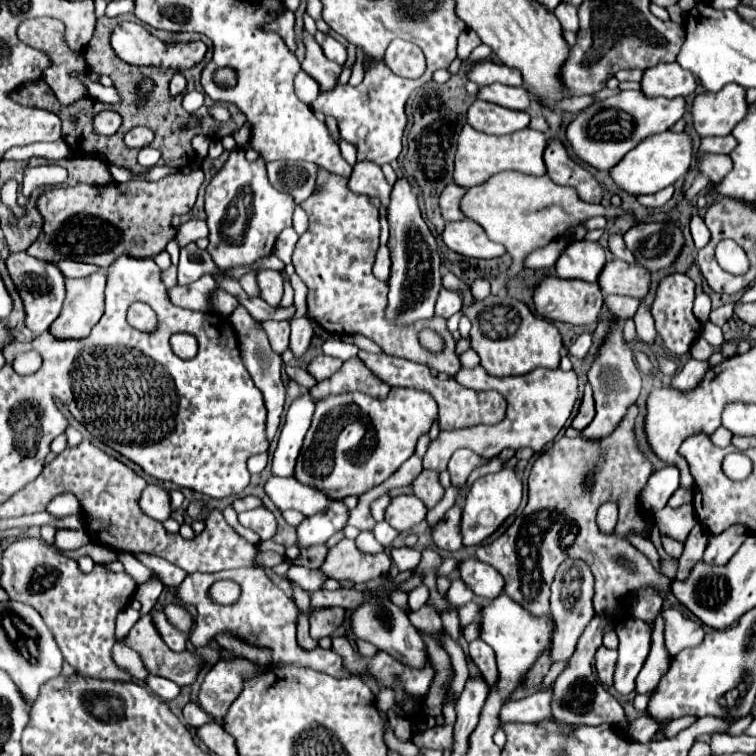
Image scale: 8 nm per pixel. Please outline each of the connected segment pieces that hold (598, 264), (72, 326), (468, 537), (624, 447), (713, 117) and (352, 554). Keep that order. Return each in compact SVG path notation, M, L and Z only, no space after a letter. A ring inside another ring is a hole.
M574 240L562 250L554 270L560 278L578 278L586 282L596 282L604 262L606 262L604 250L598 242Z
M104 270L86 278L66 280L66 298L62 312L50 326L54 338L80 340L90 334L90 330L104 314L104 286Z
M502 468L496 474L488 474L478 478L464 500L464 508L462 508L462 536L464 536L464 546L480 546L486 538L490 538L502 524L506 518L510 518L520 502L522 502L522 482L516 476L516 472L512 468Z
M632 404L620 426L616 426L616 432L606 440L592 442L582 434L556 440L532 466L524 514L516 518L498 540L482 546L486 558L480 560L488 562L504 576L504 594L512 596L512 600L522 604L528 612L546 614L550 610L550 584L558 566L568 556L582 558L590 564L596 578L594 610L598 614L606 612L622 618L622 598L644 584L660 586L662 596L666 598L668 582L662 582L650 560L628 540L632 532L650 538L650 524L640 504L640 494L652 476L654 466L644 456L634 436L636 418L638 406ZM610 500L618 500L618 524L612 534L602 534L596 524L596 512ZM624 562L630 562L632 566L624 566Z
M736 84L724 86L720 92L700 92L692 102L694 130L704 136L726 136L746 116L746 90Z
M344 538L336 546L330 548L326 562L322 564L322 572L334 580L350 580L354 584L364 584L376 580L382 572L390 568L390 556L386 552L380 554L364 554L356 548L354 540Z

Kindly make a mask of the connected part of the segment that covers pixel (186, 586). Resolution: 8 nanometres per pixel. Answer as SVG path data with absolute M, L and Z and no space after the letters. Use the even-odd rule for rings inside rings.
M260 568L220 570L216 574L201 572L188 574L184 582L178 586L178 598L182 604L196 608L196 634L192 642L196 648L204 648L210 642L214 642L220 630L232 630L232 634L242 634L248 640L256 640L262 648L272 650L274 664L308 666L308 668L332 674L336 678L348 676L348 672L342 670L340 656L336 656L332 650L314 648L312 652L304 652L302 648L298 648L296 644L296 618L300 614L298 606L278 586L274 586L272 580ZM219 580L234 580L242 586L240 600L234 606L218 606L210 602L208 590L214 582Z

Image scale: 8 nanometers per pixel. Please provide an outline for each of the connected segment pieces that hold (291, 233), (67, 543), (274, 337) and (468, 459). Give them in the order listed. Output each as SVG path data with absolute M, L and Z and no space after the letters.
M293 227L285 228L278 236L275 246L274 254L284 262L285 265L292 262L292 254L299 236Z
M58 530L56 532L56 546L60 550L78 550L88 544L88 534L84 530Z
M264 322L264 326L266 326L266 334L272 350L282 354L288 348L288 336L290 336L288 322Z
M456 450L450 458L450 464L448 464L448 472L450 472L450 478L452 478L452 486L454 488L464 488L466 486L466 480L470 476L470 472L480 466L484 460L480 456L476 456L472 450Z

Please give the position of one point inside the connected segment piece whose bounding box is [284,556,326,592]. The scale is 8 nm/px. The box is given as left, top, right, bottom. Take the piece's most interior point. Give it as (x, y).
(310, 580)

